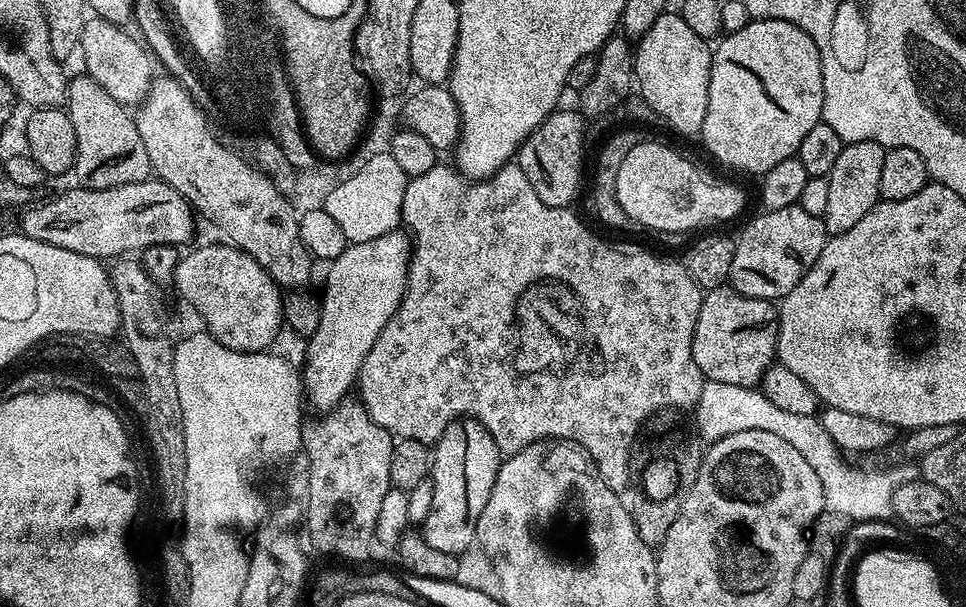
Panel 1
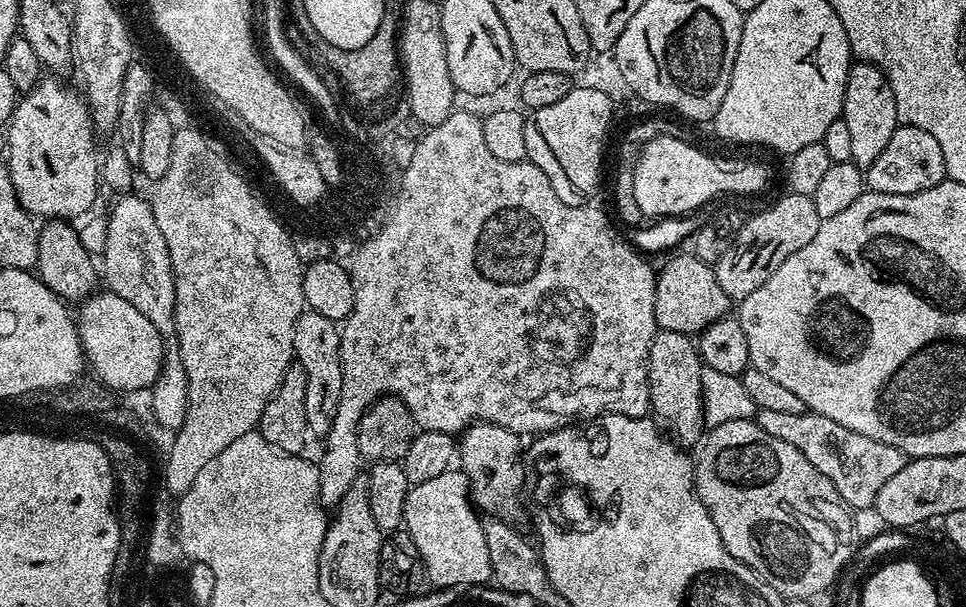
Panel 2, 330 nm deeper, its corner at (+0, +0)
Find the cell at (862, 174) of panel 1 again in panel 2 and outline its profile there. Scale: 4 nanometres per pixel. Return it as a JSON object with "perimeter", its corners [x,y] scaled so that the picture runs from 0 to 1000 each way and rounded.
{"perimeter":[[[886,102],[878,114],[872,196],[880,214],[881,265],[896,280],[903,272],[905,260],[909,260],[909,254],[917,247],[917,234],[921,234],[921,221],[925,221],[925,214],[930,209],[925,148],[917,122],[908,105]]]}

